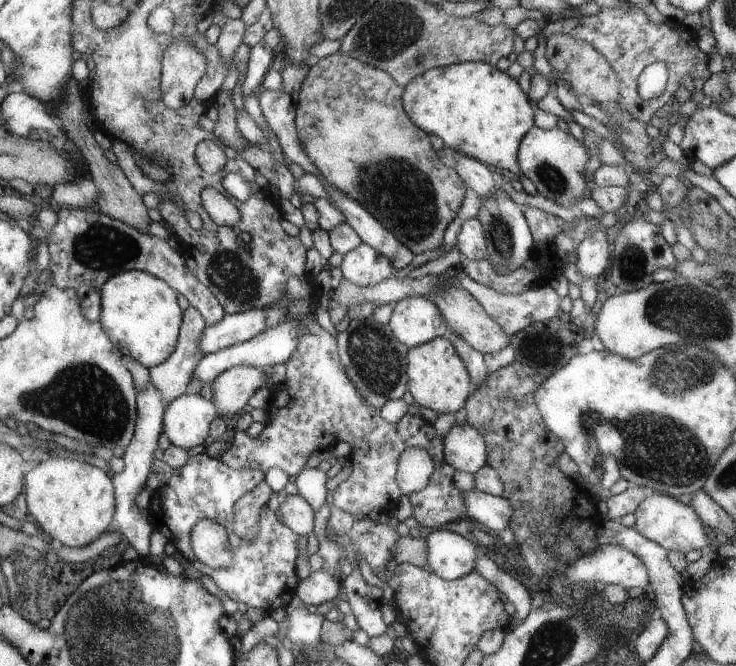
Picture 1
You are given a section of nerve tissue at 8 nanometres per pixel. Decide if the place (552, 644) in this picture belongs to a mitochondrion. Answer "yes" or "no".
yes

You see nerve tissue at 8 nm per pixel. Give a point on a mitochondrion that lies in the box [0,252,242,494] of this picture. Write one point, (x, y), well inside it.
(83, 395)

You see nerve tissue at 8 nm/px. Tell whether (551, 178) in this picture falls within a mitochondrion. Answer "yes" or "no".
yes

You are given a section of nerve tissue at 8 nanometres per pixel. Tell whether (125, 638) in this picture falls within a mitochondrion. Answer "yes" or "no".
yes

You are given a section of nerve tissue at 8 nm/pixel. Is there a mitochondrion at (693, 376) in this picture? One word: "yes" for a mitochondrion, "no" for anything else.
yes

